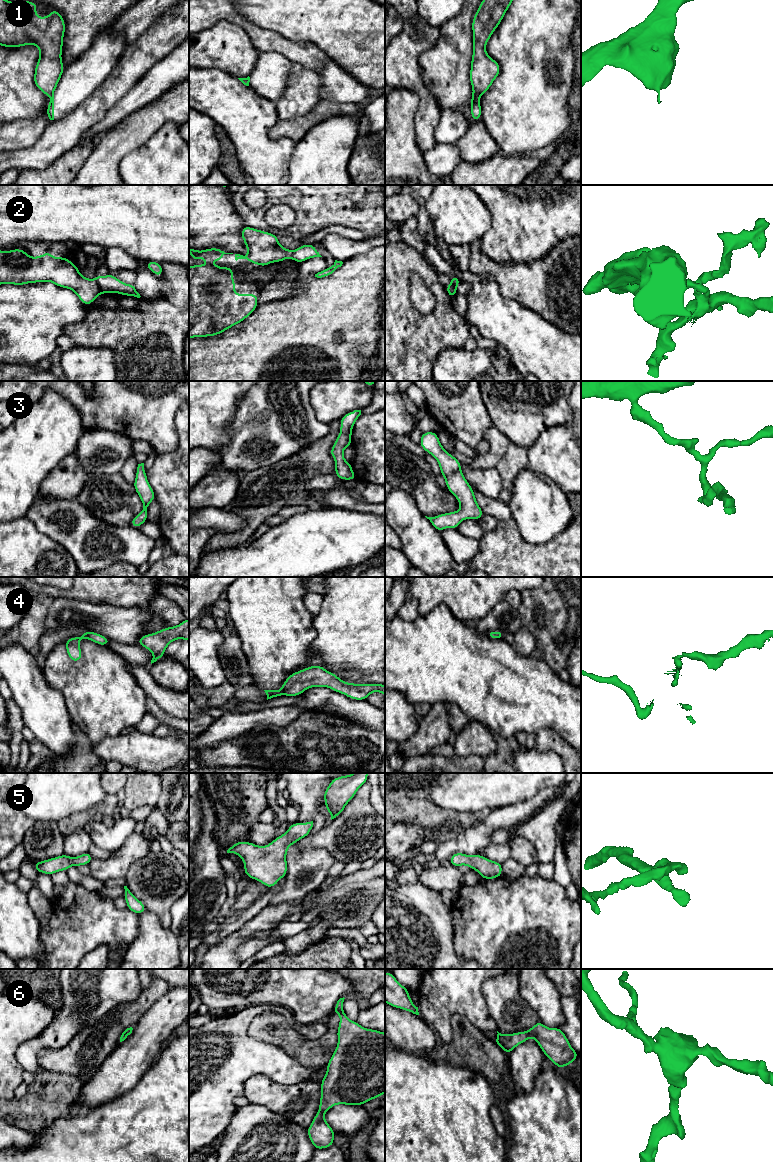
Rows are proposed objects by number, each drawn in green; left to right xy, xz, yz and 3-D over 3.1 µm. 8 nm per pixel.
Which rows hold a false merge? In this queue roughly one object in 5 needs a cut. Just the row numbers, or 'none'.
1, 2, 4

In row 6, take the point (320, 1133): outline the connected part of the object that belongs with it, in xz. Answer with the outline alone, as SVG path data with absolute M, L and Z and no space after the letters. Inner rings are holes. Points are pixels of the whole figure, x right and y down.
M344 997L333 1010L340 1016L337 1029L338 1044L327 1063L326 1074L321 1081L319 1111L308 1127L308 1137L315 1149L325 1149L334 1144L335 1132L325 1121L325 1112L338 1104L361 1106L385 1094L385 1033L366 1029L356 1021L350 1021L343 1011Z

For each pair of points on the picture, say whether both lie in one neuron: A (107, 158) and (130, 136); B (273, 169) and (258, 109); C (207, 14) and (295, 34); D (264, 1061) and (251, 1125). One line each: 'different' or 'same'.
A: same
B: same
C: different
D: different

